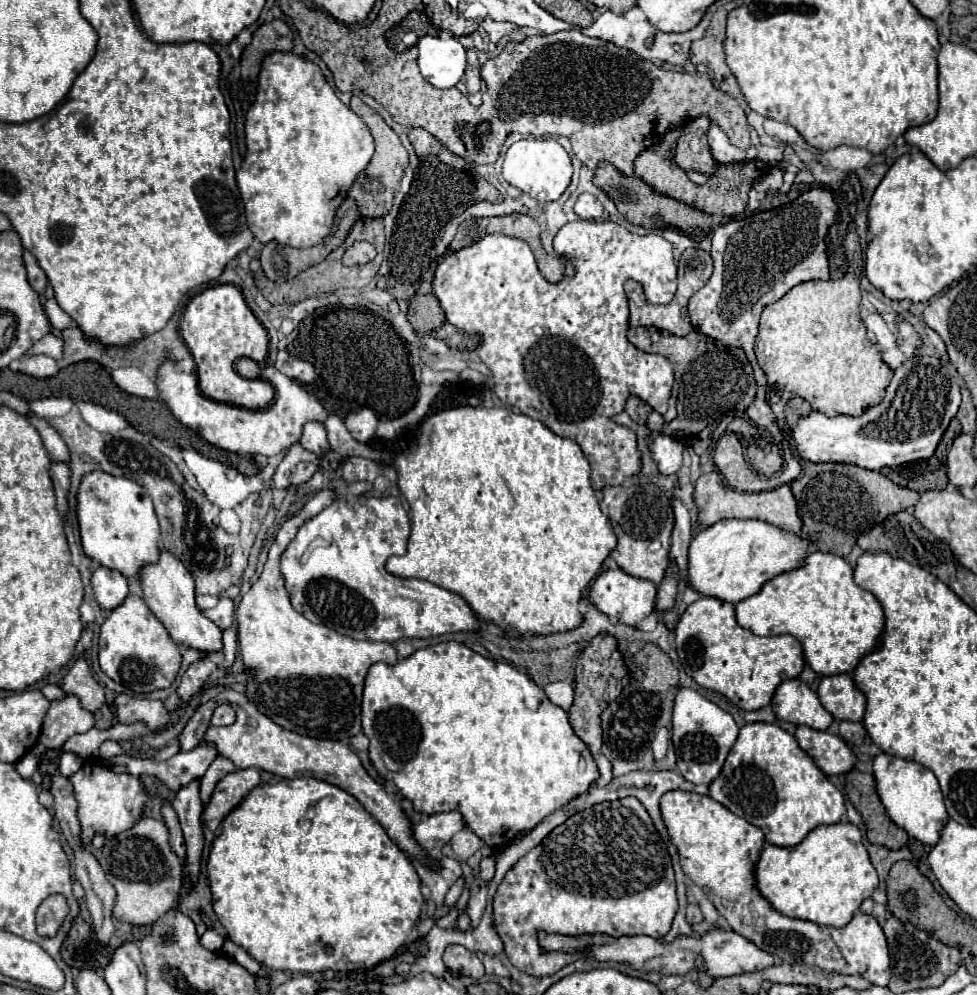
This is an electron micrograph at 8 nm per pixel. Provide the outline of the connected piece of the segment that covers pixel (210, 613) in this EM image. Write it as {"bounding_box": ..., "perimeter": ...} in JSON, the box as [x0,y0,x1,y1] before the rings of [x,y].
{"bounding_box":[203,598,233,630],"perimeter":[[[219,598],[219,604],[211,610],[203,610],[203,614],[213,620],[221,630],[231,628],[233,624],[233,600],[229,598]]]}

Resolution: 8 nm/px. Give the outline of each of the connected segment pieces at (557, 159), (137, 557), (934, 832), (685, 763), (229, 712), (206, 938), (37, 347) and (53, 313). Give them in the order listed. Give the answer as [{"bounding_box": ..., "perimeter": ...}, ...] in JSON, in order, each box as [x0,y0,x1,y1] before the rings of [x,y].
[{"bounding_box":[503,138,573,204],"perimeter":[[[551,138],[545,140],[519,140],[515,144],[509,146],[509,150],[505,152],[505,160],[503,160],[503,178],[519,188],[521,192],[529,194],[533,200],[545,204],[545,202],[553,202],[559,200],[559,196],[565,192],[565,188],[571,182],[571,174],[573,174],[573,166],[571,166],[571,158],[565,152],[565,148],[561,144],[557,144]]]},{"bounding_box":[77,470,159,580],"perimeter":[[[95,470],[81,478],[77,490],[77,520],[83,550],[101,566],[137,580],[141,566],[159,558],[159,522],[149,494],[131,478]]]},{"bounding_box":[873,752,947,846],"perimeter":[[[881,752],[873,758],[873,776],[877,782],[877,794],[881,798],[881,804],[885,806],[887,816],[909,836],[927,846],[935,846],[941,838],[941,828],[947,824],[947,810],[935,774],[917,762]]]},{"bounding_box":[673,688,739,784],"perimeter":[[[691,688],[679,690],[673,710],[673,744],[677,752],[677,770],[683,774],[683,778],[693,784],[711,784],[719,776],[737,734],[739,726],[731,714]]]},{"bounding_box":[211,704,235,726],"perimeter":[[[221,704],[215,708],[211,716],[211,726],[229,726],[235,722],[235,710],[229,704]]]},{"bounding_box":[199,928,223,952],"perimeter":[[[209,928],[209,930],[199,938],[199,942],[201,942],[203,948],[207,948],[207,950],[211,950],[211,952],[217,952],[217,950],[221,950],[221,946],[223,946],[223,936],[221,936],[219,932],[215,932],[213,928]]]},{"bounding_box":[27,332,63,360],"perimeter":[[[49,332],[39,342],[35,342],[31,346],[31,350],[27,350],[27,354],[31,354],[31,356],[33,354],[47,354],[47,356],[51,356],[55,360],[61,360],[61,356],[63,356],[63,340]]]},{"bounding_box":[45,298,73,330],"perimeter":[[[53,298],[53,300],[47,300],[45,310],[49,312],[47,316],[49,316],[49,322],[51,322],[51,326],[53,326],[53,328],[57,328],[57,330],[65,330],[65,328],[69,328],[69,326],[73,324],[71,316],[69,316],[69,314],[65,314],[65,312],[59,308],[59,304],[57,304],[57,300],[55,300],[55,298]]]}]

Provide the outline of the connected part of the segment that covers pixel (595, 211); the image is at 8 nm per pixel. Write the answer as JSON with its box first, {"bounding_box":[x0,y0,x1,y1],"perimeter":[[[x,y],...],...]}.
{"bounding_box":[575,192,603,220],"perimeter":[[[585,192],[585,194],[579,194],[575,202],[575,212],[585,220],[599,220],[603,214],[603,204],[593,194]]]}

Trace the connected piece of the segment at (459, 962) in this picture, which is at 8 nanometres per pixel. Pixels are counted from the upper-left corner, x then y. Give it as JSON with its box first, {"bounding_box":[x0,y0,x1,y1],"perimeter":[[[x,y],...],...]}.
{"bounding_box":[443,944,485,978],"perimeter":[[[449,944],[445,948],[443,962],[447,964],[447,968],[451,972],[459,972],[459,974],[465,974],[465,976],[471,976],[471,978],[483,978],[485,976],[485,968],[483,968],[481,960],[477,958],[475,952],[467,950],[465,946]]]}

